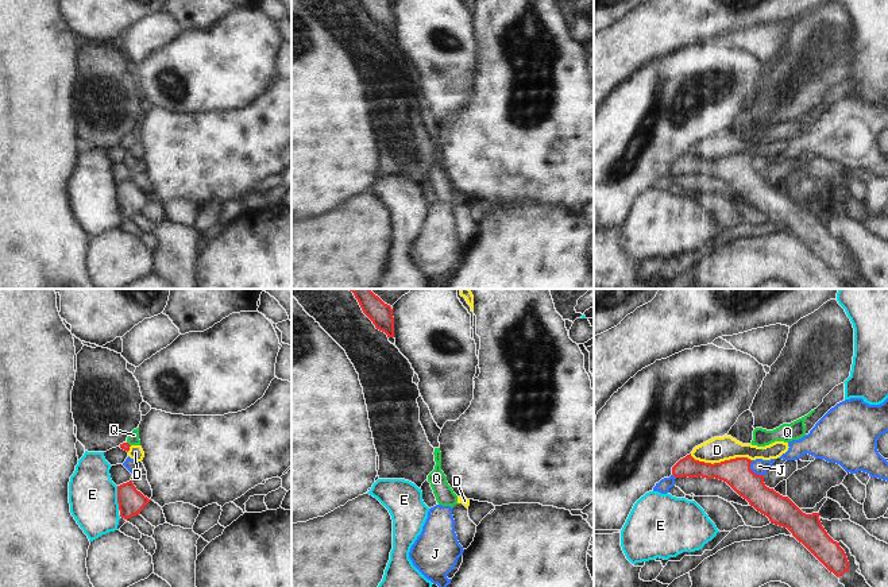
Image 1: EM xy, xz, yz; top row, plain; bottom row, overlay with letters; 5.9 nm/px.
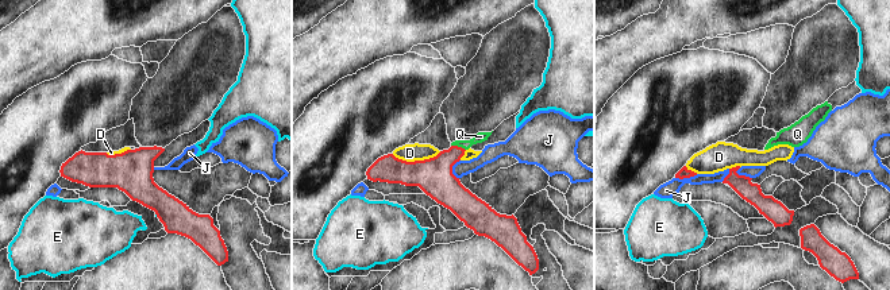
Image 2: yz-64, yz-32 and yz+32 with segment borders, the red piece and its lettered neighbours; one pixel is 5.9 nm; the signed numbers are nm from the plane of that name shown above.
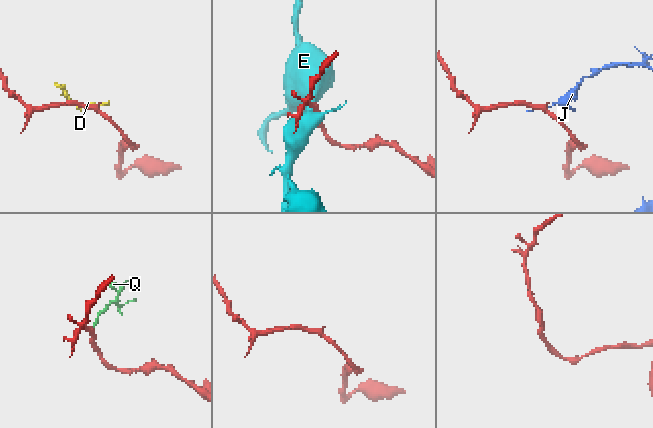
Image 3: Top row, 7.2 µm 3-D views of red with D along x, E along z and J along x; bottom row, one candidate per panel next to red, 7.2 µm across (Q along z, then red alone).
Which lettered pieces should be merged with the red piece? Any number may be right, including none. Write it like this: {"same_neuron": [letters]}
{"same_neuron": ["Q"]}

